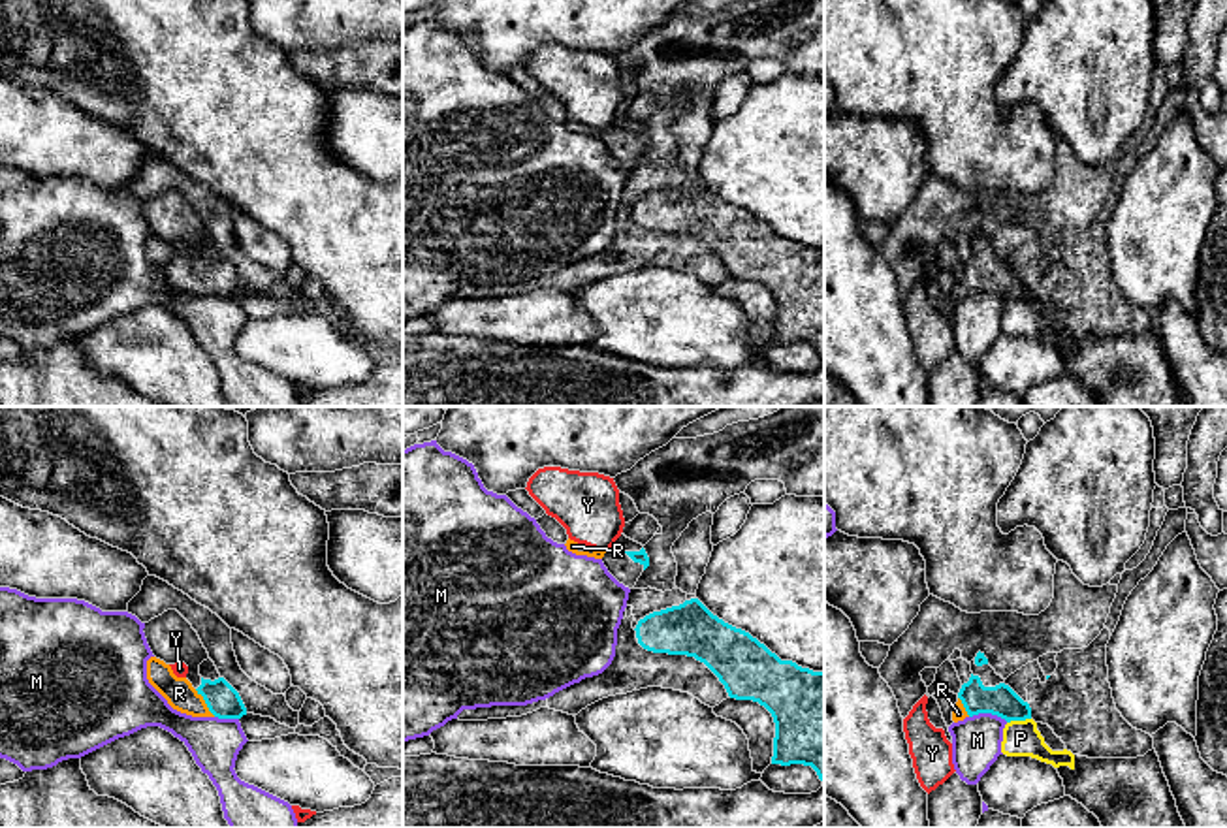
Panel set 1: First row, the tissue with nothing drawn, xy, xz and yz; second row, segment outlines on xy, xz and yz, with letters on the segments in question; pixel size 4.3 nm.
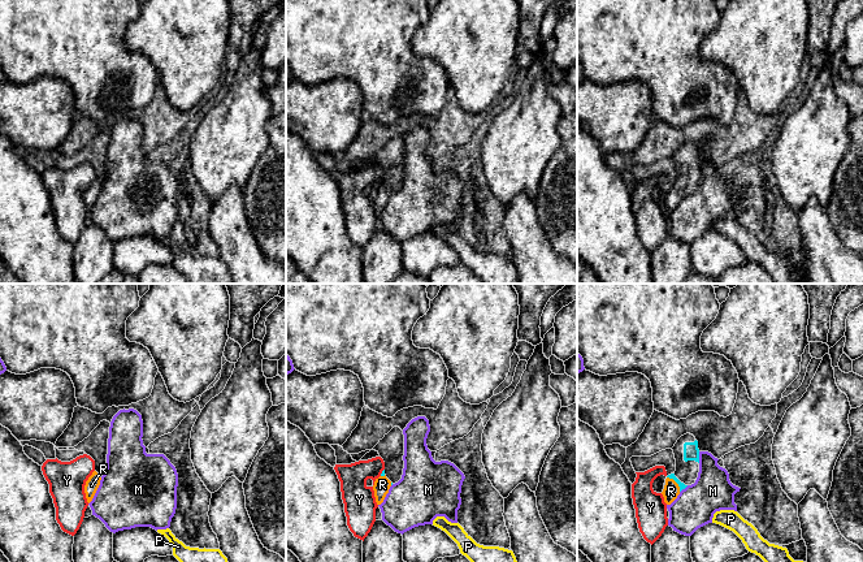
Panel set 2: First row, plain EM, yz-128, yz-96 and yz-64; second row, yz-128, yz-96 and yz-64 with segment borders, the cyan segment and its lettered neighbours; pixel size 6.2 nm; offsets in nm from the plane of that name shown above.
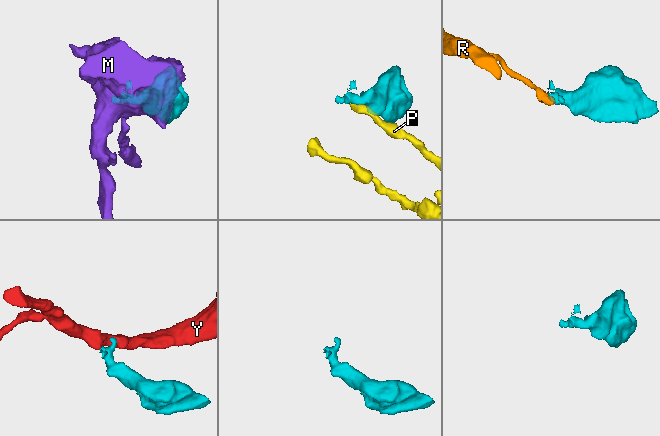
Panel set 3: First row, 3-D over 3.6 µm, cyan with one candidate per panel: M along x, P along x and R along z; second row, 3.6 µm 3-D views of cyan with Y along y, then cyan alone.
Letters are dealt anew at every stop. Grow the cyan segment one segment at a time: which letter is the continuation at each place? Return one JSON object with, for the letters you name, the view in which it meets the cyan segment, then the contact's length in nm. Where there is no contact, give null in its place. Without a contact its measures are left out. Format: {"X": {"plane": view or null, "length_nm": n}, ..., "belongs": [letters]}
{"R": {"plane": "xy", "length_nm": 150}, "belongs": ["R"]}

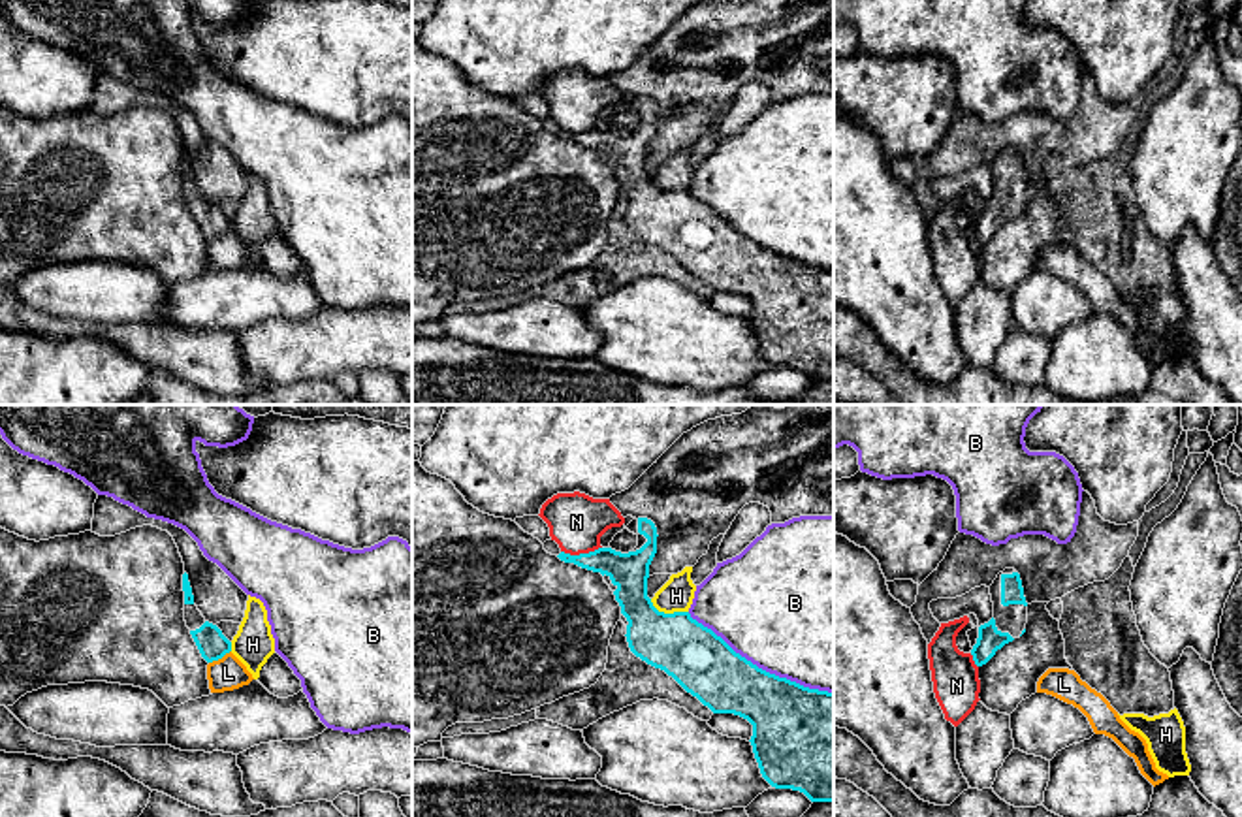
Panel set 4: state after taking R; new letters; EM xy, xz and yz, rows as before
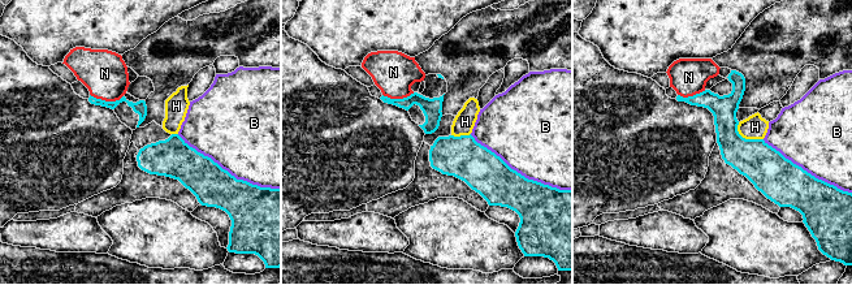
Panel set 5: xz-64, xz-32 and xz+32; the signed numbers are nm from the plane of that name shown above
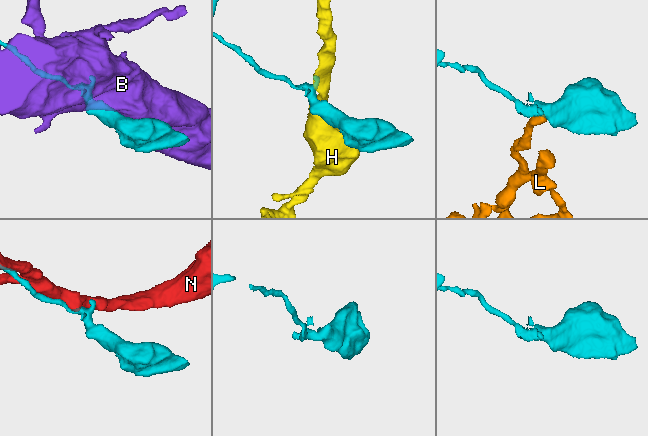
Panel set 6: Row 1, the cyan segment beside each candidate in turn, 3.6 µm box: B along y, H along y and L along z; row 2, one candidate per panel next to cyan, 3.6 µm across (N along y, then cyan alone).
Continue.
{"belongs": []}

